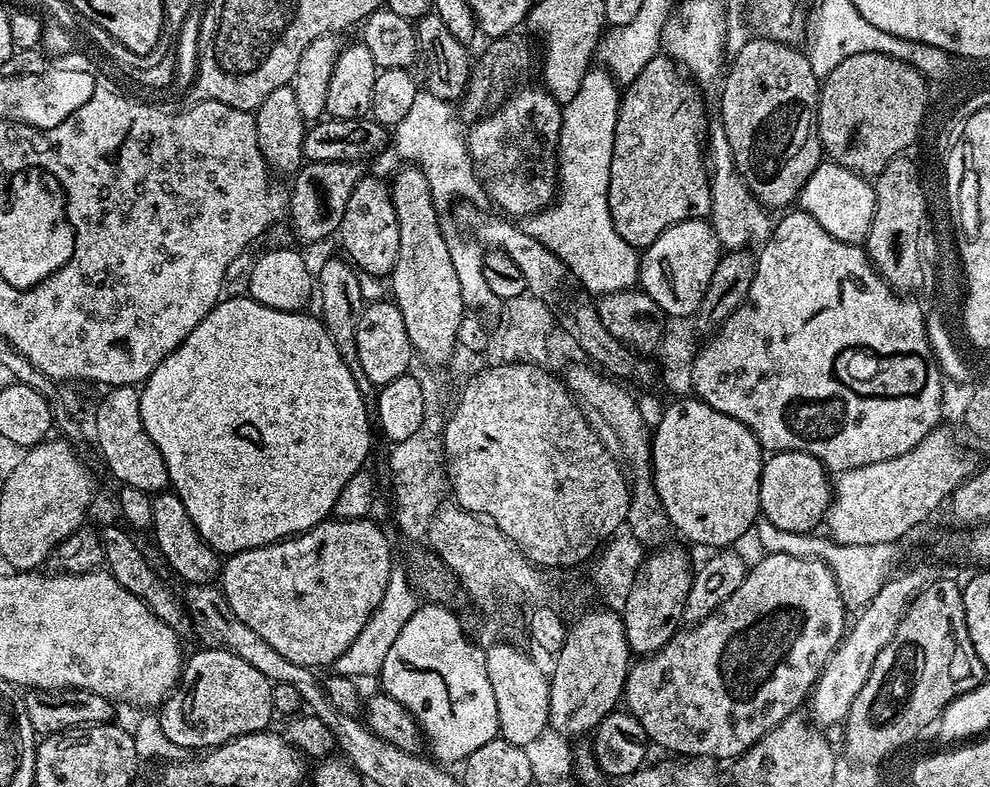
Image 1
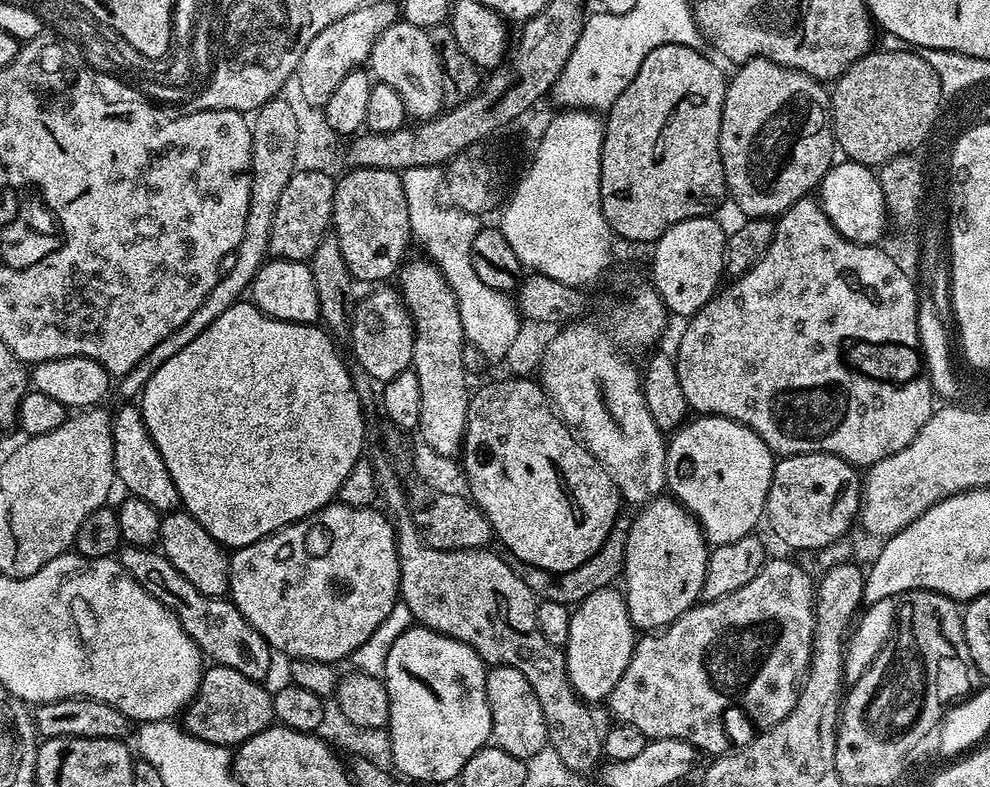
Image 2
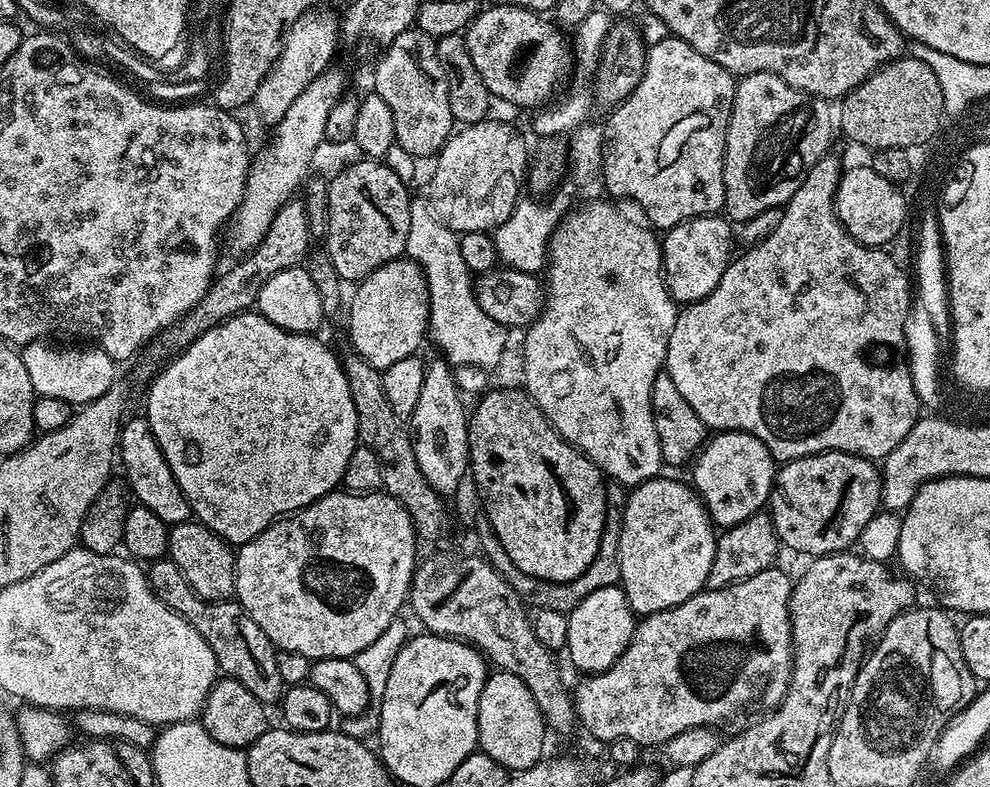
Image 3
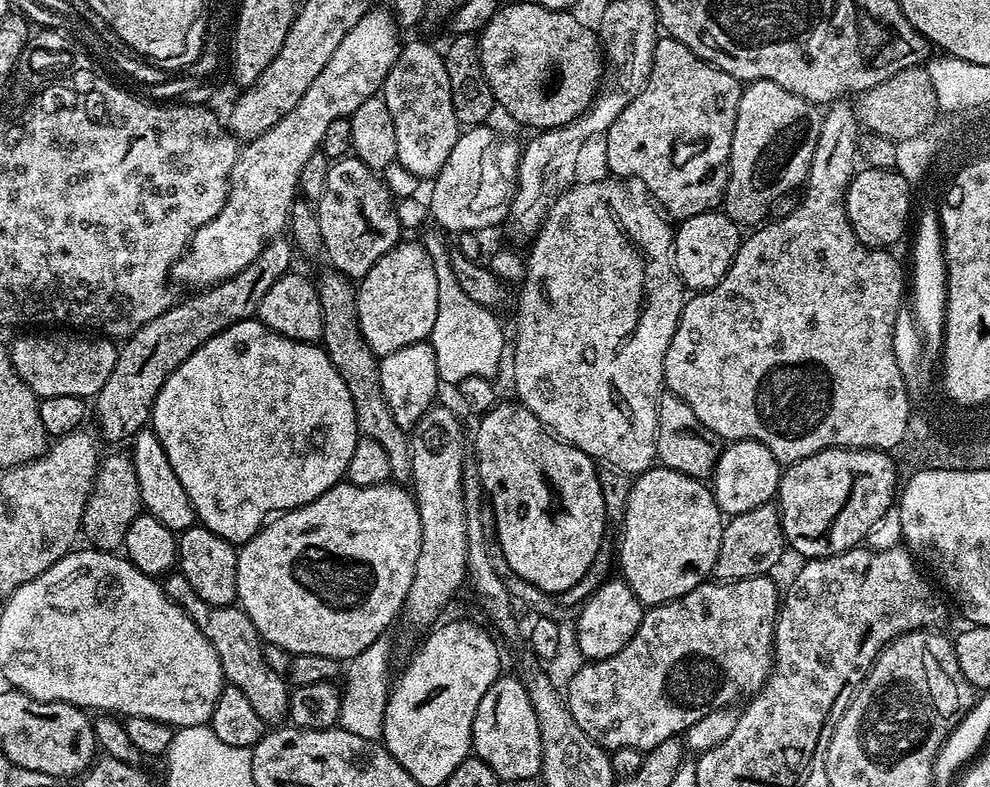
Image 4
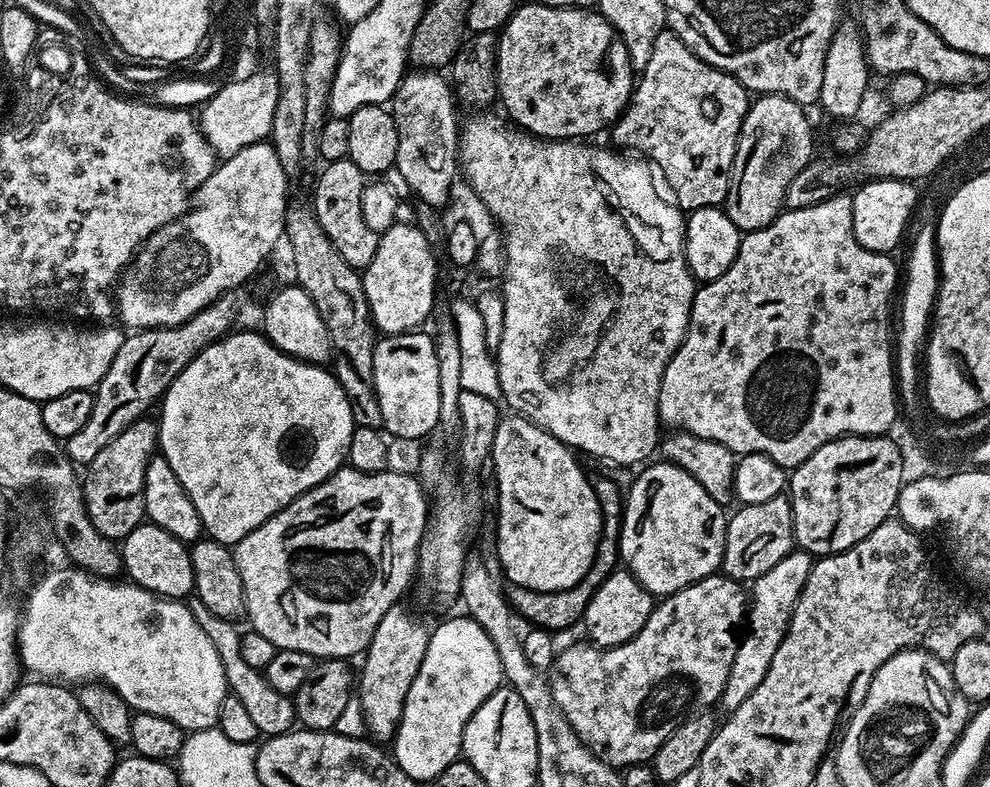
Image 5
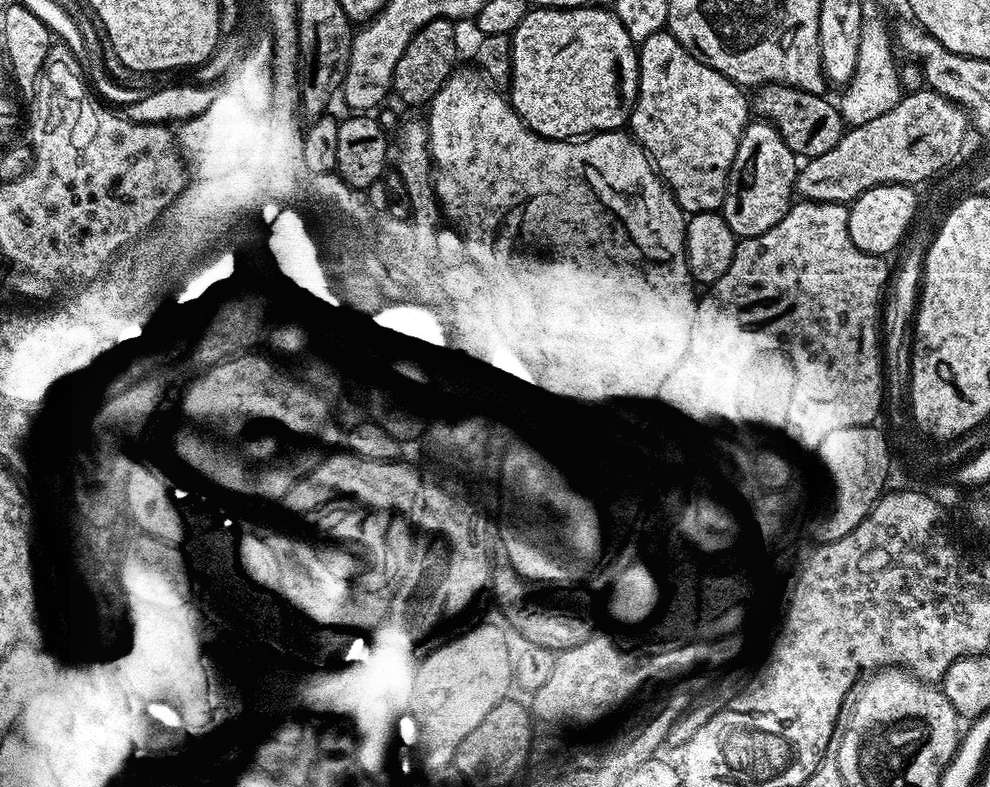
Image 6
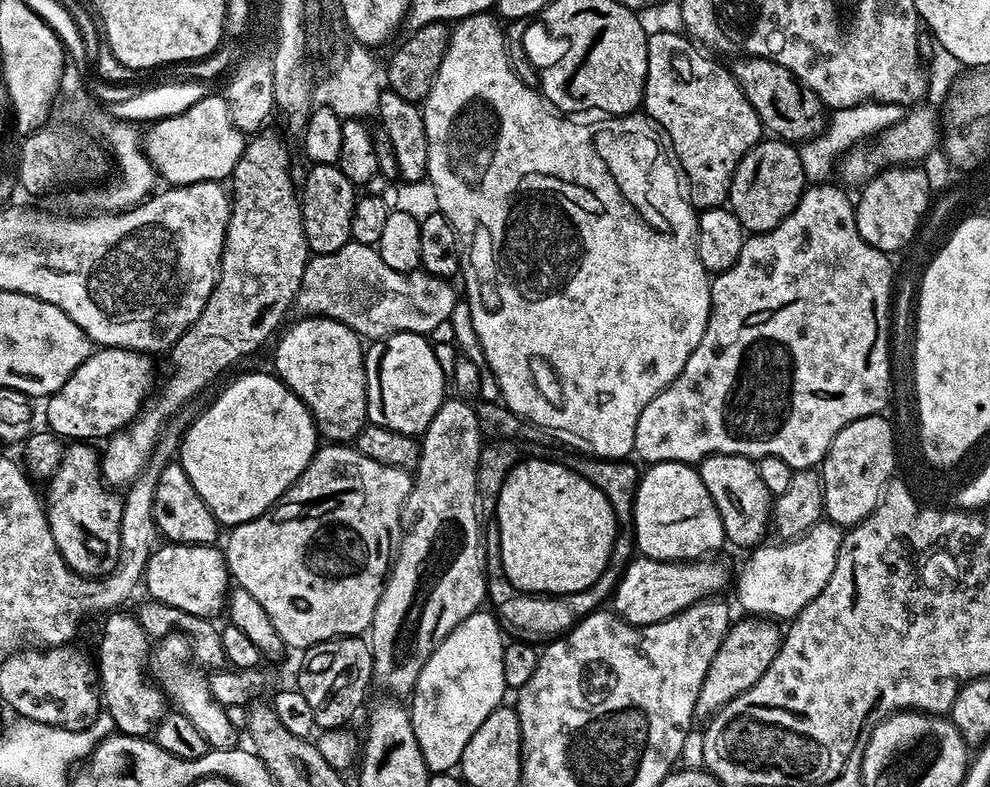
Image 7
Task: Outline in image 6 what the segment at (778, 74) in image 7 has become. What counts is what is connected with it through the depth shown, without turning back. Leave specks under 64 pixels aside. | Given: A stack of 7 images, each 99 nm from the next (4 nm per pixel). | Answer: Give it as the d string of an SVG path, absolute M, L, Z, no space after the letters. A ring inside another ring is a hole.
M765 82L755 89L754 108L761 112L761 117L771 118L784 133L784 141L790 150L800 158L811 158L818 154L826 154L826 150L834 150L843 138L846 125L844 115L839 107L832 104L819 92L804 92L800 88L793 88L789 84Z

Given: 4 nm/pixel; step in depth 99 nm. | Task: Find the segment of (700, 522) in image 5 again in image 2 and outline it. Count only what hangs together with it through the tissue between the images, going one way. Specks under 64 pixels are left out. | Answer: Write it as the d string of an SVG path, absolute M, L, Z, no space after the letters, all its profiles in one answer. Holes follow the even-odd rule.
M667 495L657 496L637 512L628 526L622 573L624 601L633 628L663 630L700 600L710 548L696 518Z

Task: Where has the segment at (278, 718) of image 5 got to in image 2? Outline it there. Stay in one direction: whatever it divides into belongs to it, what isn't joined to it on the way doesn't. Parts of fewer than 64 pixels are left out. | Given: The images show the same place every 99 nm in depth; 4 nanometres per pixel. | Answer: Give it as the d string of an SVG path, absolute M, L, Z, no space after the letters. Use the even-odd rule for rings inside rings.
M121 547L118 553L120 565L166 610L170 610L178 618L182 630L190 634L193 642L200 647L201 653L212 664L221 664L230 670L238 670L238 674L246 674L246 678L263 681L270 667L270 658L273 649L269 648L266 638L243 616L231 599L218 596L203 596L170 566L164 553L152 548Z

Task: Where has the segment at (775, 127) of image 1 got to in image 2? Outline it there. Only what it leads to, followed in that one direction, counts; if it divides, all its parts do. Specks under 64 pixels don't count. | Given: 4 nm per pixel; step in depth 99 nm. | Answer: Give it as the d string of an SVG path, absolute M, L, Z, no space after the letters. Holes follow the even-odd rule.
M753 56L751 60L739 65L735 69L736 73L731 73L724 90L724 105L722 106L722 126L720 127L720 157L724 167L724 182L726 185L727 195L732 196L732 200L745 213L748 218L776 218L779 217L794 202L805 199L808 192L817 187L820 181L827 174L828 169L834 163L832 157L832 148L834 152L834 137L832 134L832 114L830 111L830 92L821 81L816 80L813 76L808 76L804 72L799 72L793 68L782 66L773 60L767 60L761 56Z

